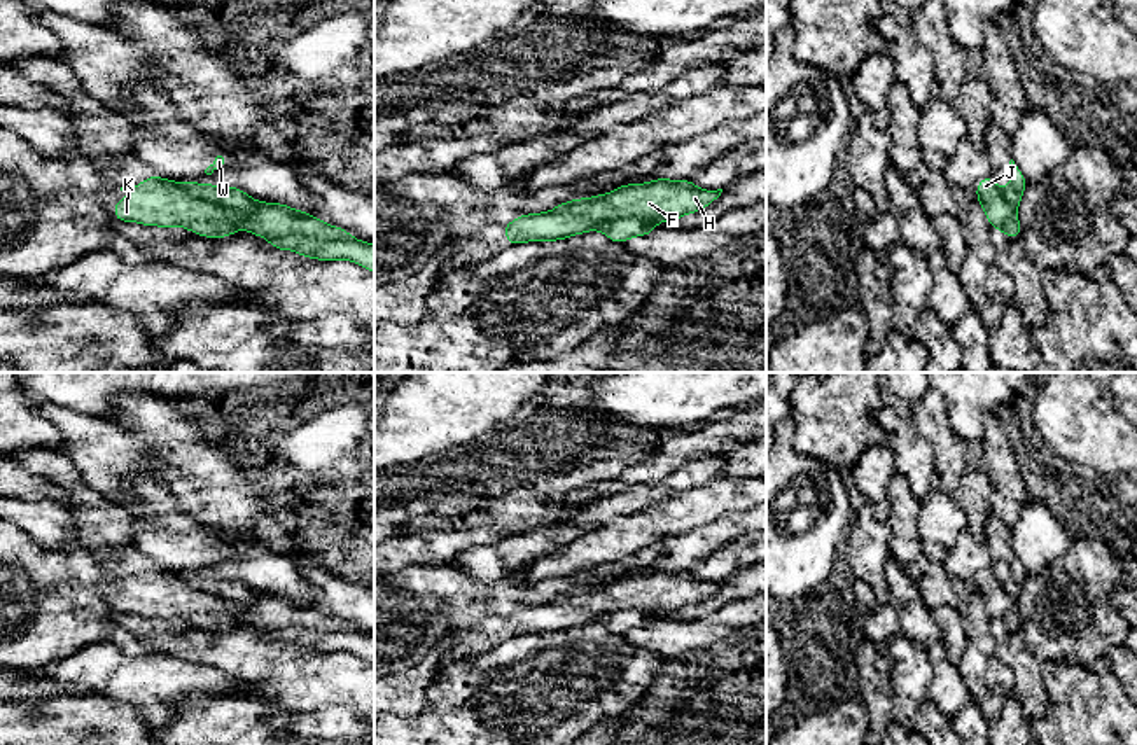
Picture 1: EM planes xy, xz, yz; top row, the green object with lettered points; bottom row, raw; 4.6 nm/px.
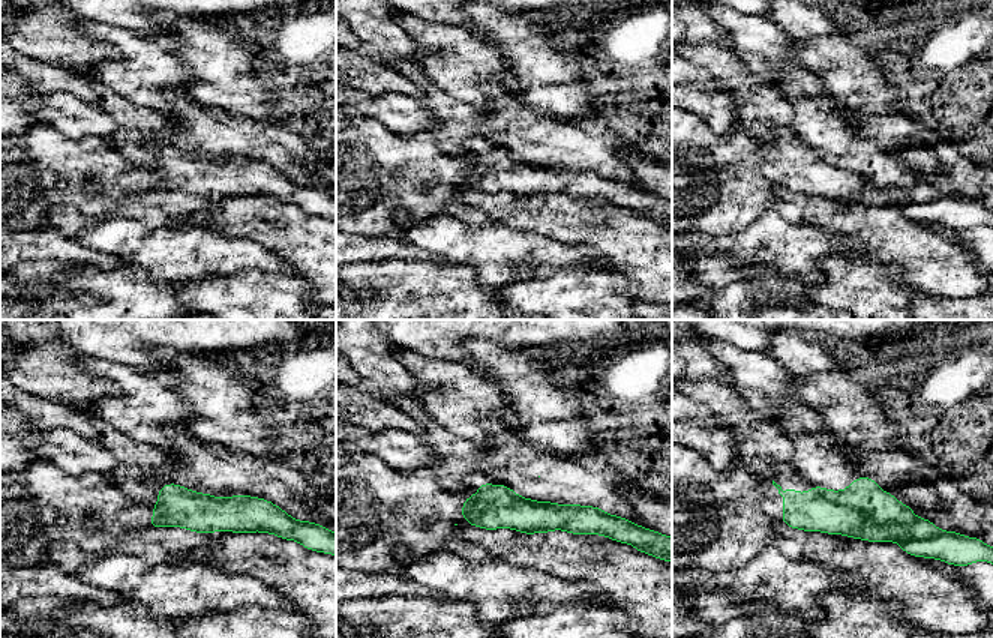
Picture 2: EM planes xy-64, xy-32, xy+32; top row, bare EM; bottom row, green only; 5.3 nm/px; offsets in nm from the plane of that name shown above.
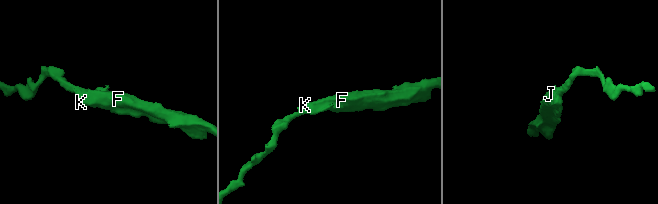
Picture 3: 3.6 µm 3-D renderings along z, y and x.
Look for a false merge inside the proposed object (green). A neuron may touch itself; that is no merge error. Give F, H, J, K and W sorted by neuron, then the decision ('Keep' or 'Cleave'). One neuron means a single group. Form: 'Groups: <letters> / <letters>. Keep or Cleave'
Groups: F H J K / W. Cleave

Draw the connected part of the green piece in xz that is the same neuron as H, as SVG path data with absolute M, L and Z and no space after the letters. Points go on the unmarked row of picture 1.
M656 570L626 575L593 589L563 593L551 603L525 605L504 616L507 638L528 633L558 633L602 616L638 610L647 616L668 614L712 596L722 581L700 581L691 572Z

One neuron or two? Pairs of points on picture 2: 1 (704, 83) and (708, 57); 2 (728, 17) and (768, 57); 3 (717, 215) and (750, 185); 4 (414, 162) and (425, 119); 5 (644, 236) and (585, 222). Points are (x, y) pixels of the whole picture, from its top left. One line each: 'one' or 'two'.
1: two
2: one
3: one
4: two
5: one

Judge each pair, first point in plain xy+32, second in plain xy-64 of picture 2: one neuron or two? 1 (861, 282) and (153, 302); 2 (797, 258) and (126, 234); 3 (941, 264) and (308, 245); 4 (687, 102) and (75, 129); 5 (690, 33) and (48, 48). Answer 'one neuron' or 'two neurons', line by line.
1: two neurons
2: one neuron
3: one neuron
4: one neuron
5: one neuron

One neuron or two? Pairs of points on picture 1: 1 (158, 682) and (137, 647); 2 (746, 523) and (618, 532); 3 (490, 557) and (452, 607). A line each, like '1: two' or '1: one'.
1: two
2: two
3: two

